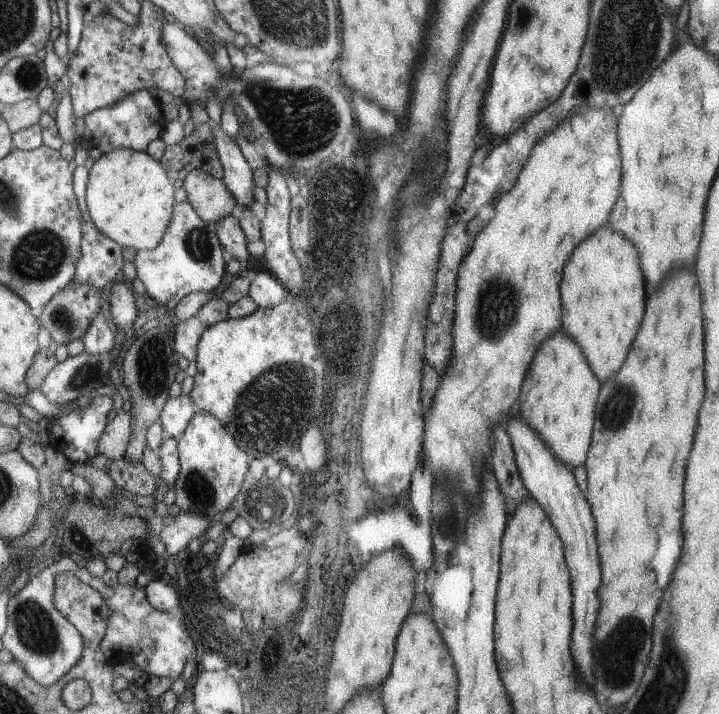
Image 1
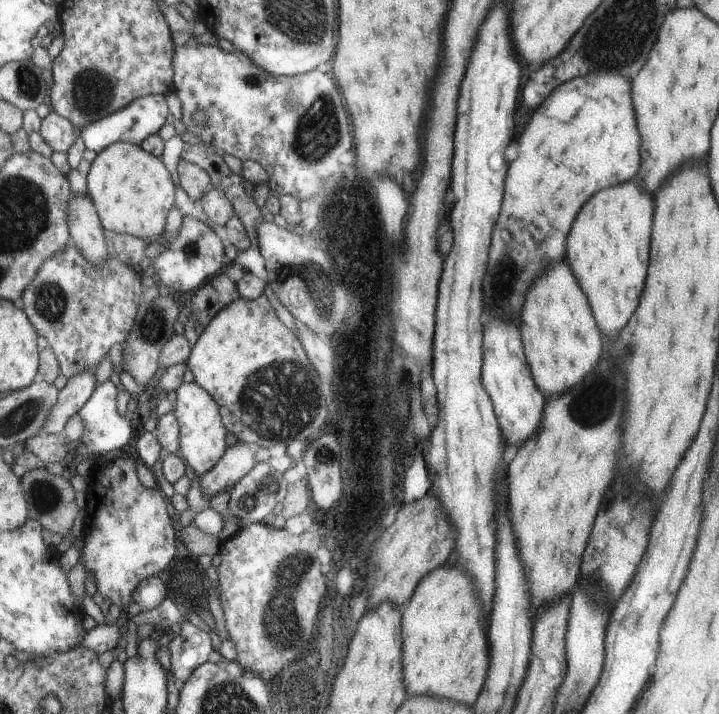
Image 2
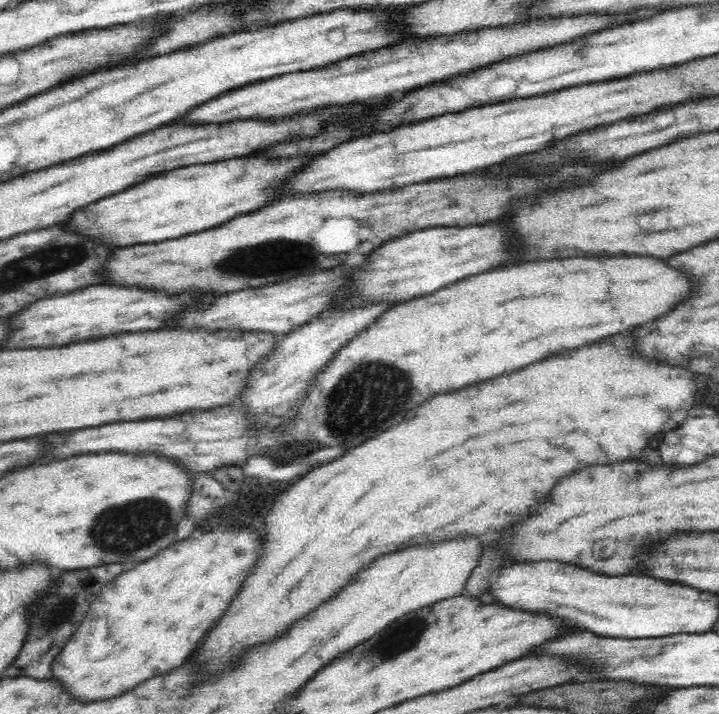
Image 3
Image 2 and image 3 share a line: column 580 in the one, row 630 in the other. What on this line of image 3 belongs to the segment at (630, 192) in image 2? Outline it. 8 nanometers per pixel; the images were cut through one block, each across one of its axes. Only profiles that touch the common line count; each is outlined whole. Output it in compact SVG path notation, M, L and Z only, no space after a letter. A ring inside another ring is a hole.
M618 334L618 336L610 336L606 340L594 342L590 346L582 346L582 348L558 354L550 360L540 360L538 364L530 364L512 374L498 376L494 380L486 380L486 382L480 382L480 384L474 384L468 388L460 388L452 394L434 396L434 398L426 400L418 408L416 416L410 418L408 422L400 422L398 426L382 432L376 438L370 438L368 442L346 452L344 456L336 457L324 465L312 468L310 472L276 498L276 502L269 511L270 514L264 518L266 544L262 544L262 556L258 556L258 564L254 566L254 572L250 574L250 578L246 578L246 584L242 584L242 592L238 592L238 596L230 602L230 608L226 608L226 616L222 616L222 620L218 620L218 624L214 626L214 632L210 632L210 636L206 636L206 640L202 640L202 648L198 648L198 652L194 652L194 656L190 656L188 660L198 660L198 664L206 664L206 668L210 668L210 672L222 672L222 668L230 668L230 664L234 664L234 660L238 660L238 656L242 656L242 652L246 652L246 648L250 648L250 644L262 644L262 640L274 640L274 636L282 636L282 632L286 632L286 628L290 628L290 624L294 624L294 620L300 620L302 616L306 616L306 612L314 612L314 608L318 608L318 604L324 604L326 600L330 600L330 596L334 596L334 592L338 592L338 588L342 588L342 584L346 584L346 580L350 580L350 576L354 576L354 572L360 572L362 568L366 568L366 564L370 564L370 560L376 560L378 556L385 555L386 552L396 552L398 548L405 549L406 546L448 541L450 538L462 537L463 534L472 534L472 532L479 538L489 535L488 532L494 534L506 527L506 524L528 518L530 506L544 502L544 496L548 496L548 492L552 490L552 486L558 478L570 476L584 466L612 464L612 462L626 462L626 460L640 458L644 446L648 444L648 440L654 434L672 430L686 418L686 412L692 408L692 402L694 402L696 382L694 382L692 372L688 372L684 368L676 368L676 366L646 362L646 360L638 358L632 352L632 348L634 348L632 338Z

